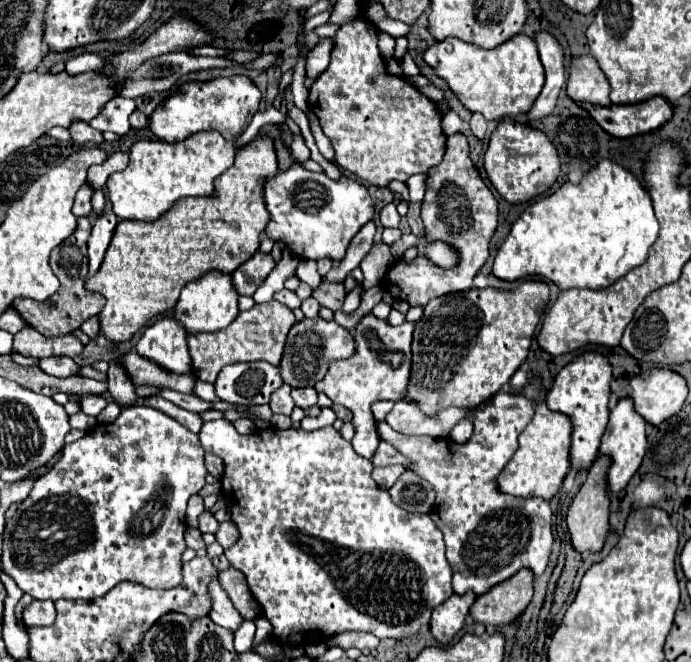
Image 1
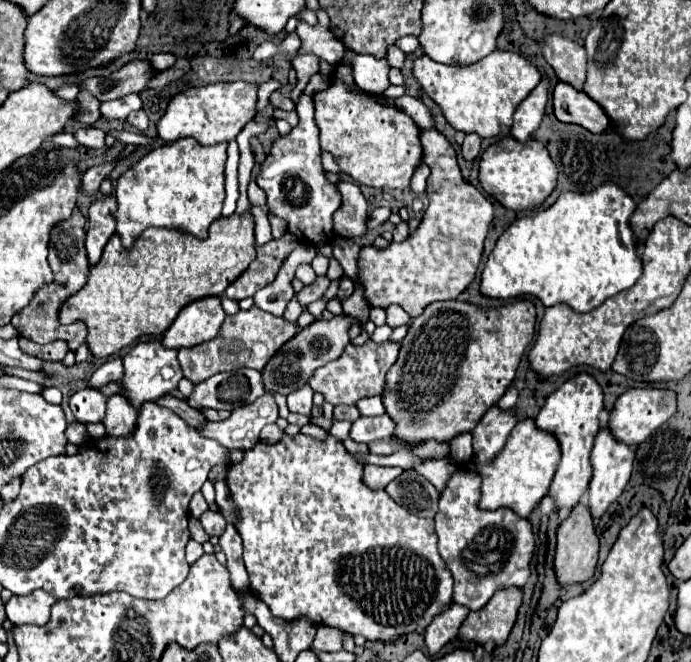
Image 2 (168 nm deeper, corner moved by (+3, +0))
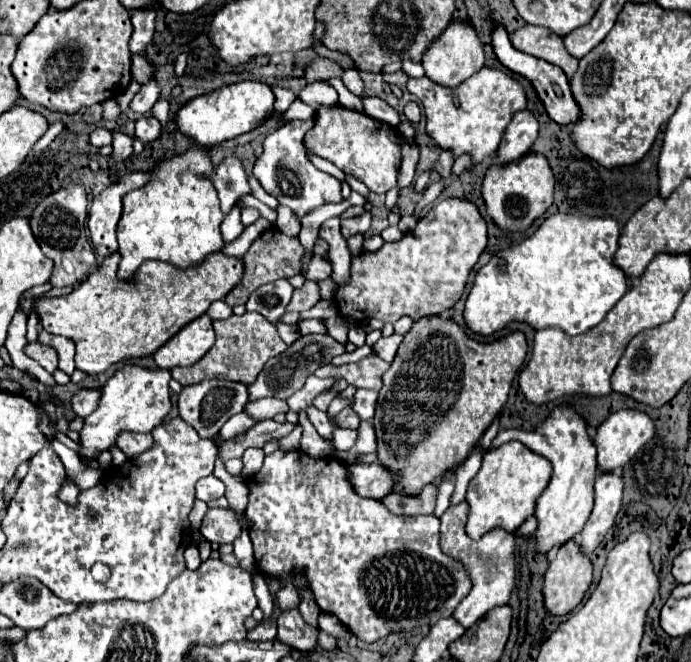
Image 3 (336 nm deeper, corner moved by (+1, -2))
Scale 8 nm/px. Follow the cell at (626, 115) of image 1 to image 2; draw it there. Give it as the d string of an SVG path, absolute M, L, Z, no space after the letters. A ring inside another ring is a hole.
M558 83L554 87L554 113L564 123L578 123L592 133L604 133L612 129L612 121L606 111L596 105L584 91L568 87L568 83Z

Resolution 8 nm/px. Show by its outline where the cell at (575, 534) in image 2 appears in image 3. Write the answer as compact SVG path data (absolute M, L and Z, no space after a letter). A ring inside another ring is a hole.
M574 541L558 549L556 559L544 573L544 609L550 615L568 615L592 583L592 563Z

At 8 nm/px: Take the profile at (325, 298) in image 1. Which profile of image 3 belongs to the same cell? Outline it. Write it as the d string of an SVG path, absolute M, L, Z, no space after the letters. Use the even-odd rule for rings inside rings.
M306 281L300 289L294 289L294 295L292 295L292 301L290 305L286 307L286 311L296 311L296 313L302 313L310 307L314 307L316 303L320 301L320 291L318 291L318 285L314 281Z

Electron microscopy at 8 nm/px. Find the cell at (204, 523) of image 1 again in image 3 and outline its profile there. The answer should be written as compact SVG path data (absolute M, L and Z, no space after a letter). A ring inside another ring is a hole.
M208 509L200 533L210 543L234 543L242 533L242 525L232 509Z

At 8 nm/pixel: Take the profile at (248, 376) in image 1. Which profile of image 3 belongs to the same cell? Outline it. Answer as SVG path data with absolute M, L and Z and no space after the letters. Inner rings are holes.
M202 381L198 385L184 387L178 395L178 417L192 425L202 439L214 439L220 427L236 413L240 413L248 403L248 387L234 381Z

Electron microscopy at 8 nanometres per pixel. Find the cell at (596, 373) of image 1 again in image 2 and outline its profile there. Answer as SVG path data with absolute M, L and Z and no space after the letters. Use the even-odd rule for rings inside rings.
M578 373L546 397L546 403L536 417L536 427L544 431L554 431L562 449L562 459L550 485L550 493L554 495L558 509L562 507L572 509L588 491L588 481L592 477L588 457L592 451L594 435L600 429L598 413L602 411L602 407L604 407L604 391L598 385L598 381L590 373Z

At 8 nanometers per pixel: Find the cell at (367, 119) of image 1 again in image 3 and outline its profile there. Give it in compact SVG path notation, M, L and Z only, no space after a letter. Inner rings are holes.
M334 105L334 107L320 107L316 111L316 125L306 133L304 147L308 155L312 153L322 159L328 159L346 175L352 175L358 181L362 181L372 193L386 193L388 189L396 187L396 177L400 167L400 147L396 141L398 133L390 131L388 125L368 115Z

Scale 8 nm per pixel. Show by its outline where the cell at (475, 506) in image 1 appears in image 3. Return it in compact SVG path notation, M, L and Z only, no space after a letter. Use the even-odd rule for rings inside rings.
M460 503L454 507L448 507L446 513L442 515L442 527L440 527L440 549L442 553L462 561L472 577L472 591L468 597L462 599L462 603L456 607L454 617L464 625L464 629L470 629L476 621L480 621L490 609L498 605L506 605L510 599L510 593L516 583L516 563L514 563L514 543L516 537L512 533L506 533L504 529L494 529L486 533L480 541L472 541L466 531L466 515L468 515L468 505Z

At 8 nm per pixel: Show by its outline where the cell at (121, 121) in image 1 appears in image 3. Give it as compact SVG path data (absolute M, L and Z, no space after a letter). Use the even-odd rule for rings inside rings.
M152 77L152 79L144 85L144 89L134 95L134 99L132 99L132 103L130 103L130 111L138 113L138 115L146 115L146 113L152 109L152 105L156 103L158 97L160 97L160 85L158 85L158 81Z

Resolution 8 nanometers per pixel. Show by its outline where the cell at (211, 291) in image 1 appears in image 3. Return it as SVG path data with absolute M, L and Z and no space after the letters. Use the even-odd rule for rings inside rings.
M202 315L188 323L184 329L178 331L170 341L166 341L156 353L154 361L158 369L172 369L172 367L188 367L194 365L208 349L214 345L214 329L212 319Z

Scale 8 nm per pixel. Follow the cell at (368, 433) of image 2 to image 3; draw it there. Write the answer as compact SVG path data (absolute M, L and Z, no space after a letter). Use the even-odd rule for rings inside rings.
M336 429L334 431L334 449L336 451L346 451L356 443L356 435L358 431L352 429Z

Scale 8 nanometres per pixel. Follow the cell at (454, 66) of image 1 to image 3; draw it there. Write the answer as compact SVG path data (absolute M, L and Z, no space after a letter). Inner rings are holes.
M490 67L474 73L454 91L430 81L428 77L408 79L406 89L416 95L424 105L426 133L432 137L432 141L440 149L452 151L454 161L460 155L470 155L472 167L482 163L498 149L504 129L512 121L514 113L526 109L526 93L522 85L514 81L508 73Z

